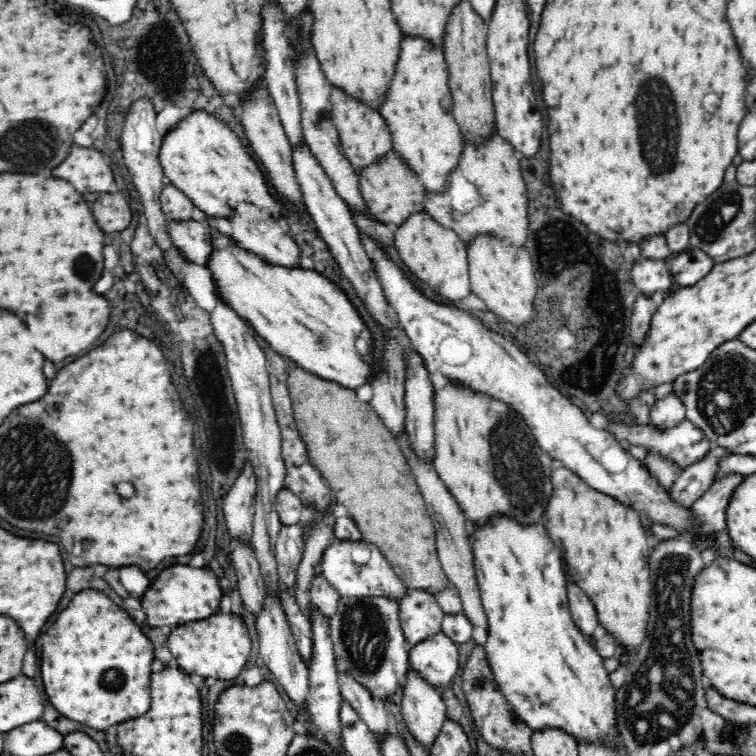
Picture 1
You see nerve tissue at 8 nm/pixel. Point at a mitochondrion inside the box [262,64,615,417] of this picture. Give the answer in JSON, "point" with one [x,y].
{"point":[322,340]}

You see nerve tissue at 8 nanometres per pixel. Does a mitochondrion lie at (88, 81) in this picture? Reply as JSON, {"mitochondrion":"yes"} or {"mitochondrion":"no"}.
{"mitochondrion":"no"}

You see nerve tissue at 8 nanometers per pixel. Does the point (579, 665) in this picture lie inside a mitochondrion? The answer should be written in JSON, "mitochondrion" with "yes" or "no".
{"mitochondrion":"no"}

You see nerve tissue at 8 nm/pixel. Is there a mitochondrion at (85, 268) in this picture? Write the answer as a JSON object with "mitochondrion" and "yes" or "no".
{"mitochondrion":"yes"}

